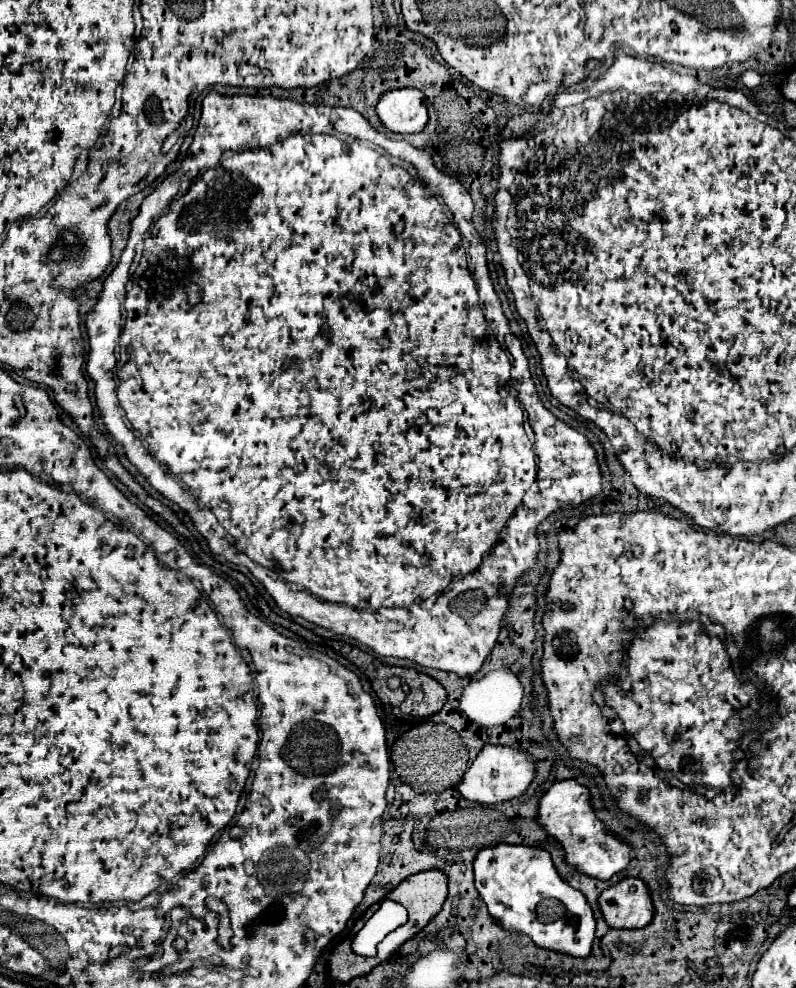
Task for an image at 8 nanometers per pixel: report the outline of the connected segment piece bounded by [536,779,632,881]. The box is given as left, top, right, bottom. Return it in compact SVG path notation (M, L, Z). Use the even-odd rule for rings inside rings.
M574 779L554 783L540 797L536 821L540 823L540 827L544 831L548 831L550 837L554 837L560 843L560 847L564 851L564 861L568 865L576 867L576 871L580 871L582 875L606 881L612 875L620 873L630 861L632 849L624 841L616 839L604 831L602 821L598 821L598 817L592 811L588 789L578 785Z

